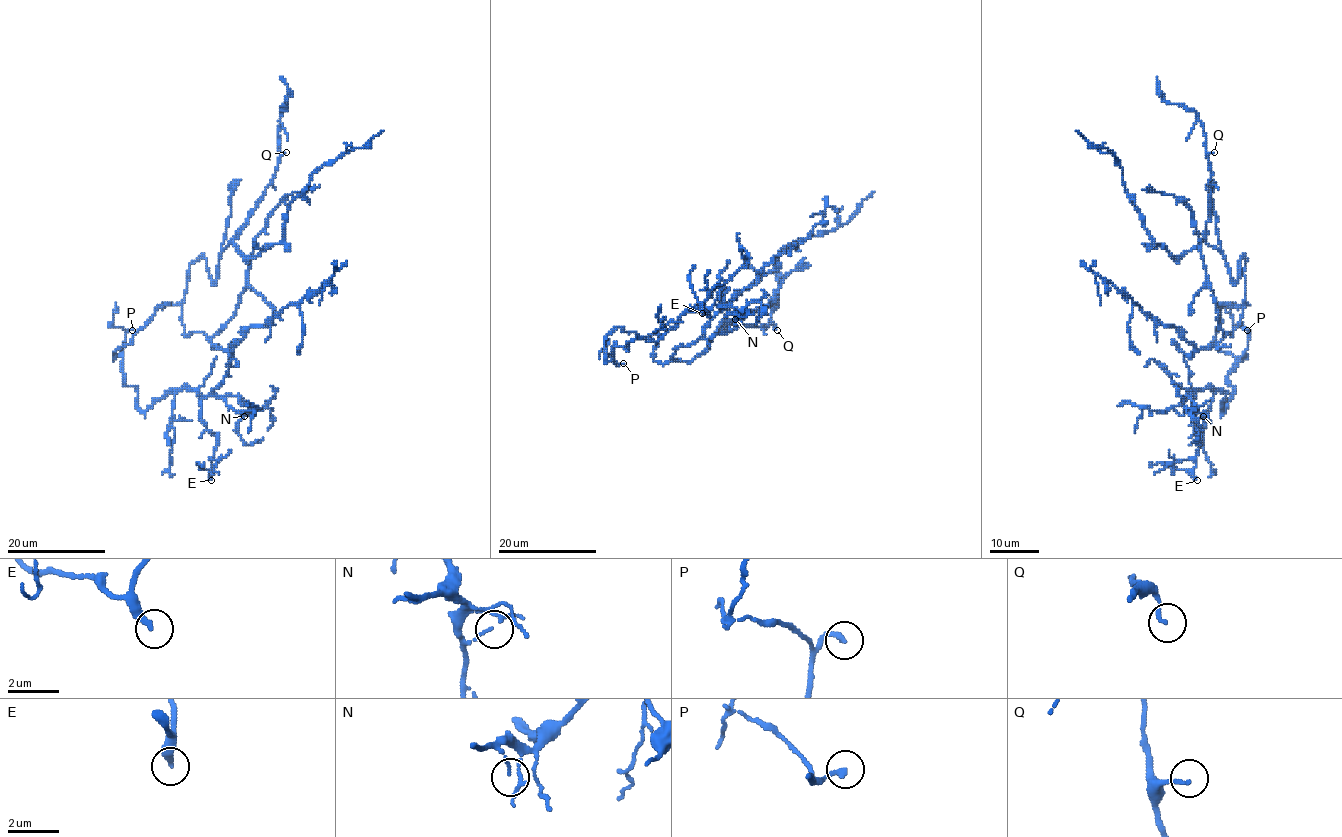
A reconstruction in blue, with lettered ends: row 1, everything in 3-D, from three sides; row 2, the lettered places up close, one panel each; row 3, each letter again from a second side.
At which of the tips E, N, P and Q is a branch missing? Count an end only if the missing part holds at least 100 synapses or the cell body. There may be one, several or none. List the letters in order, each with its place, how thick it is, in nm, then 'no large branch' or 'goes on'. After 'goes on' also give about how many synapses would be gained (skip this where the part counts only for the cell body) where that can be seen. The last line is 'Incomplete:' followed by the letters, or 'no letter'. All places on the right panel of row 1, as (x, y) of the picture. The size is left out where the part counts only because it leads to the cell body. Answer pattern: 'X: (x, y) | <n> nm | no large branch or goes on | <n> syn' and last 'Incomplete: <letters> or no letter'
E: (1197, 480) | 340 nm | no large branch
N: (1203, 416) | 80 nm | no large branch
P: (1247, 330) | 220 nm | goes on
Q: (1214, 152) | 140 nm | no large branch
Incomplete: P

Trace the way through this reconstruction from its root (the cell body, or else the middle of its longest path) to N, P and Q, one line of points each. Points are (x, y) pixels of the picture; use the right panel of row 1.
N: (1243, 306), (1217, 304), (1211, 344), (1246, 358), (1222, 411), (1221, 391), (1189, 395), (1203, 416)
P: (1243, 306), (1217, 304), (1221, 321), (1211, 344), (1244, 360), (1247, 330)
Q: (1243, 306), (1246, 258), (1235, 281), (1225, 256), (1204, 239), (1208, 155), (1214, 152)

